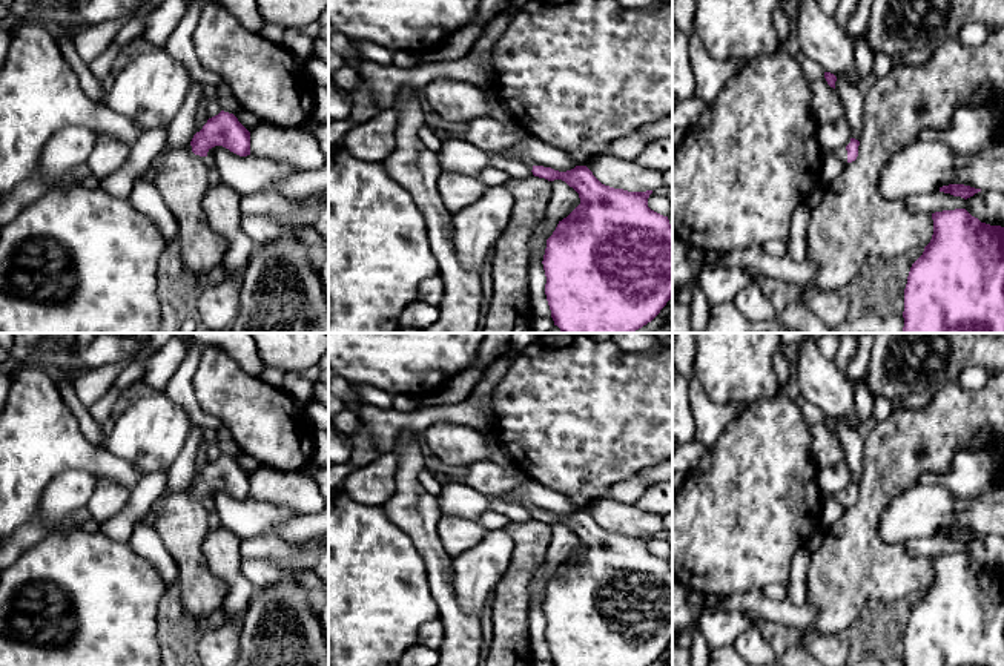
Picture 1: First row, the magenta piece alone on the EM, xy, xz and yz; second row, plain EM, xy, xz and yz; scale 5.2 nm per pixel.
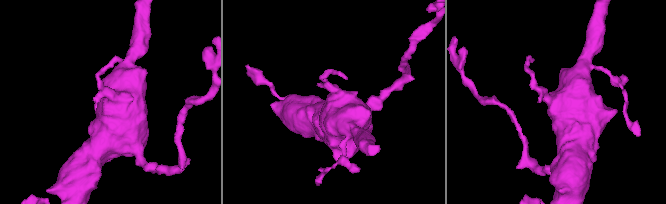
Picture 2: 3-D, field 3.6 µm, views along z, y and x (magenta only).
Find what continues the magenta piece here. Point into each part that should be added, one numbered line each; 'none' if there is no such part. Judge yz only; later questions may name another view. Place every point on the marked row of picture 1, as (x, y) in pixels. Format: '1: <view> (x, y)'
1: yz (842, 154)

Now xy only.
none

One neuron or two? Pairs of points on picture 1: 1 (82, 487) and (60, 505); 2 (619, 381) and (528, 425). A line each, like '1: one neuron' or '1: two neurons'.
1: one neuron
2: one neuron

